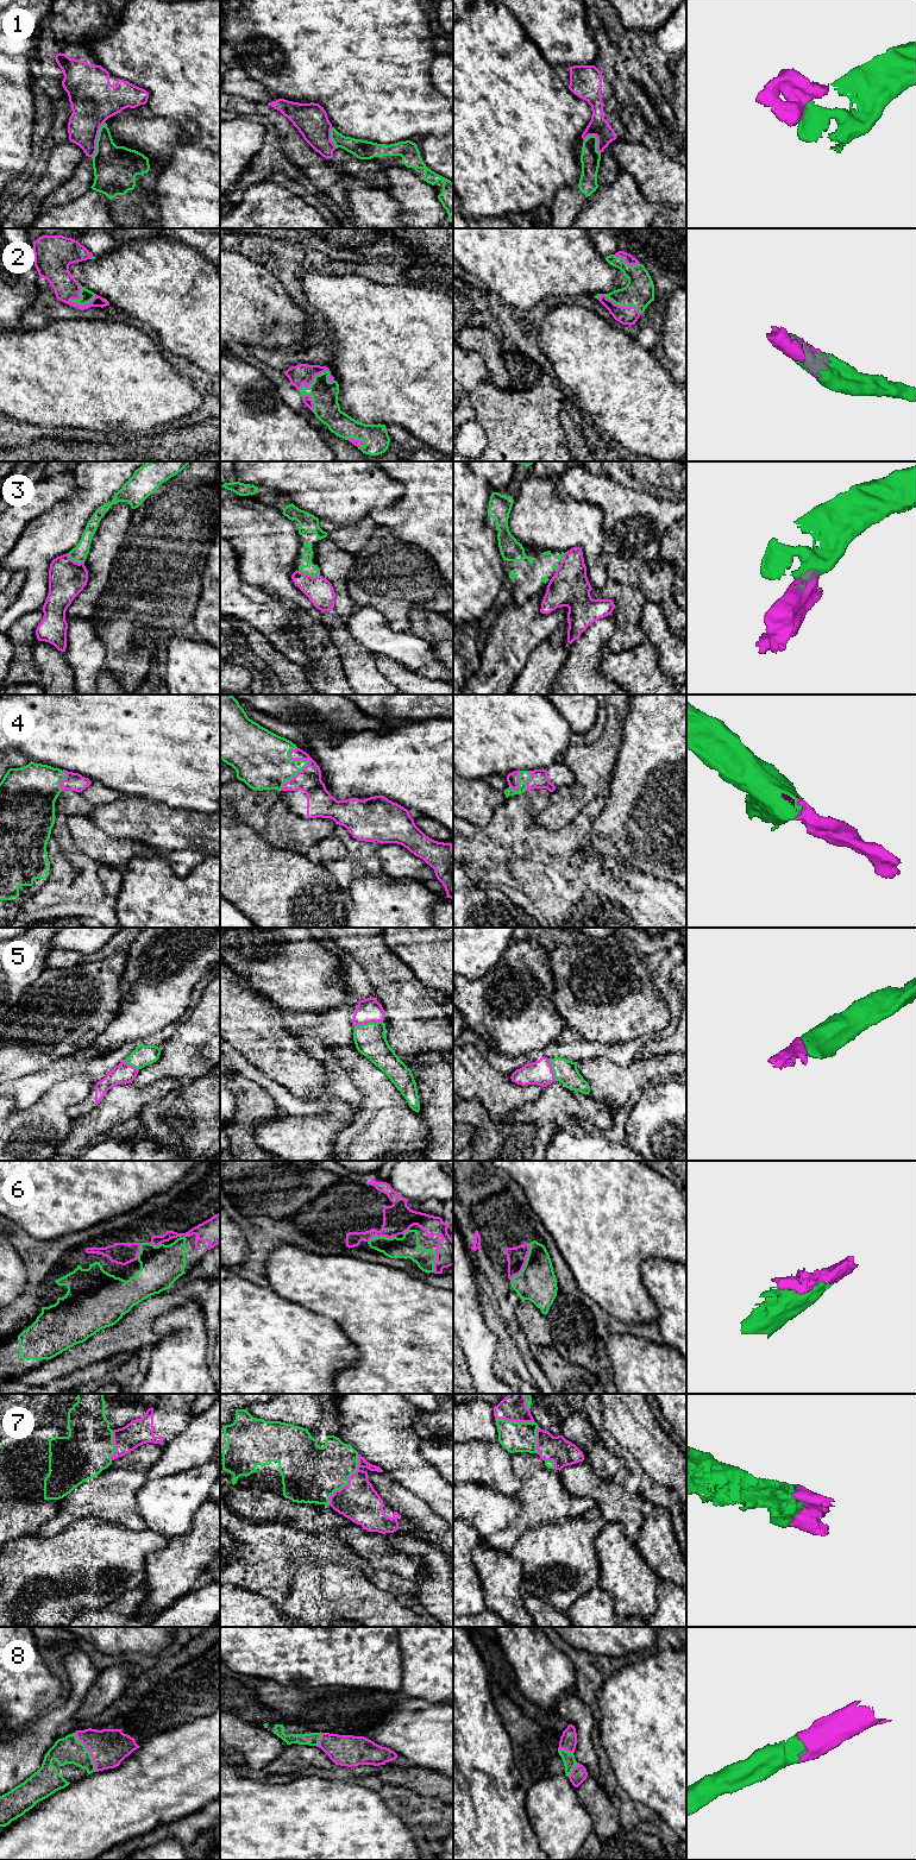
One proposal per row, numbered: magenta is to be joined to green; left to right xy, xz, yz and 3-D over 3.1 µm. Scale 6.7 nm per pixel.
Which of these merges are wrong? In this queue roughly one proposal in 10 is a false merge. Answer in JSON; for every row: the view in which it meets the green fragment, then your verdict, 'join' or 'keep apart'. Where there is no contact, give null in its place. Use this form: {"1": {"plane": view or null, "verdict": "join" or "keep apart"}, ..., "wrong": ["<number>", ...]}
{"1": {"plane": "xy", "verdict": "keep apart"}, "2": {"plane": "xy", "verdict": "join"}, "3": {"plane": "xz", "verdict": "keep apart"}, "4": {"plane": "xz", "verdict": "join"}, "5": {"plane": "xz", "verdict": "join"}, "6": {"plane": "yz", "verdict": "join"}, "7": {"plane": "xz", "verdict": "join"}, "8": {"plane": "xy", "verdict": "join"}, "wrong": ["1", "3"]}

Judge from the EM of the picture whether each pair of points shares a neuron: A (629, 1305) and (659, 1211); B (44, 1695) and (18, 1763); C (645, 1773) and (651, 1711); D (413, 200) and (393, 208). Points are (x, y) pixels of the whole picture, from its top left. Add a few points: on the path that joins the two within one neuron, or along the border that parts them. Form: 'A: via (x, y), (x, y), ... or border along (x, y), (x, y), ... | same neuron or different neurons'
A: via (629, 1281), (629, 1240), (635, 1235) | same neuron
B: border along (57, 1702), (13, 1733) | different neurons
C: via (648, 1758), (648, 1727) | same neuron
D: border along (388, 192), (399, 202), (400, 215) | different neurons

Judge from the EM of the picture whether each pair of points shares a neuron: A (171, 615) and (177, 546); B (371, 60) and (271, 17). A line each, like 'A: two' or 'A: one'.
A: one
B: one

